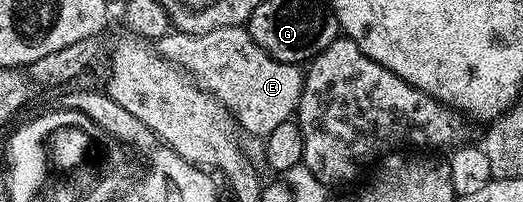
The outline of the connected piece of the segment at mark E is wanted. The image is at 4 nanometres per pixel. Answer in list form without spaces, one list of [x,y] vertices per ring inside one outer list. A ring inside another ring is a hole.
[[[225,26],[221,30],[209,30],[207,33],[189,34],[172,30],[166,32],[157,42],[157,47],[166,60],[188,72],[192,80],[217,97],[235,117],[238,127],[243,128],[251,138],[266,138],[280,124],[290,121],[296,115],[299,106],[299,95],[303,93],[304,69],[298,64],[286,64],[275,60],[247,33],[246,27]]]

